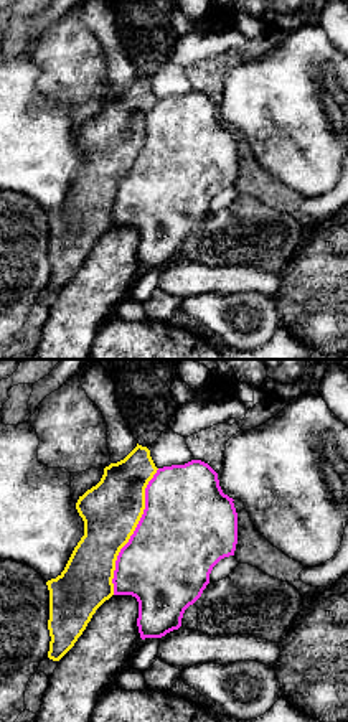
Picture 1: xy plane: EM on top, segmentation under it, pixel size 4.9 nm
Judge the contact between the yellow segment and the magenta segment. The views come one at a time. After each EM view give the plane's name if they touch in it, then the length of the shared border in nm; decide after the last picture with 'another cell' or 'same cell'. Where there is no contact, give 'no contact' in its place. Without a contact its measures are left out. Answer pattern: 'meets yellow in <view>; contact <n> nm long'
meets yellow in xy; contact 650 nm long

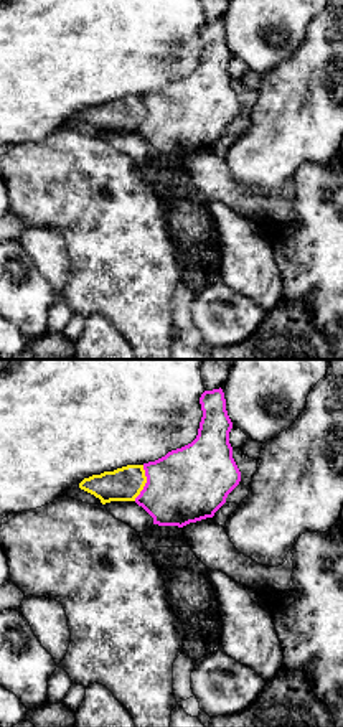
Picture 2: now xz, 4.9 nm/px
meets yellow in xz; contact 180 nm long

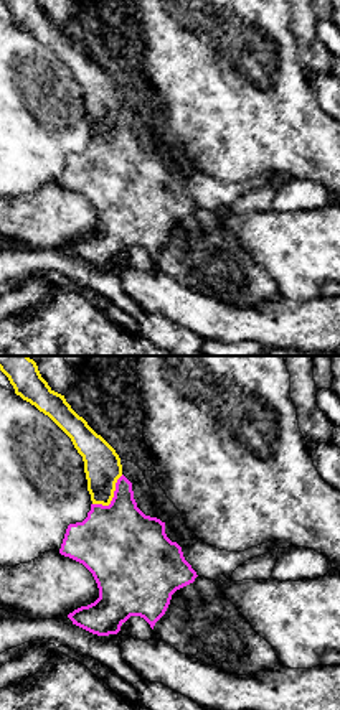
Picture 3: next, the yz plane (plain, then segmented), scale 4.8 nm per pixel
meets yellow in yz; contact 220 nm long

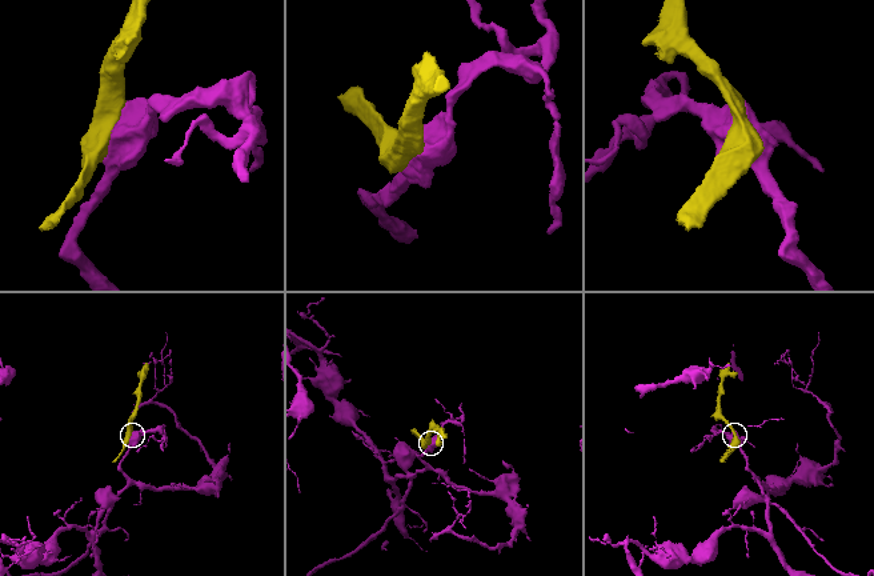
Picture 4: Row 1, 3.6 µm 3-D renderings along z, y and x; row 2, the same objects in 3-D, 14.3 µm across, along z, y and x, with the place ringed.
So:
another cell

